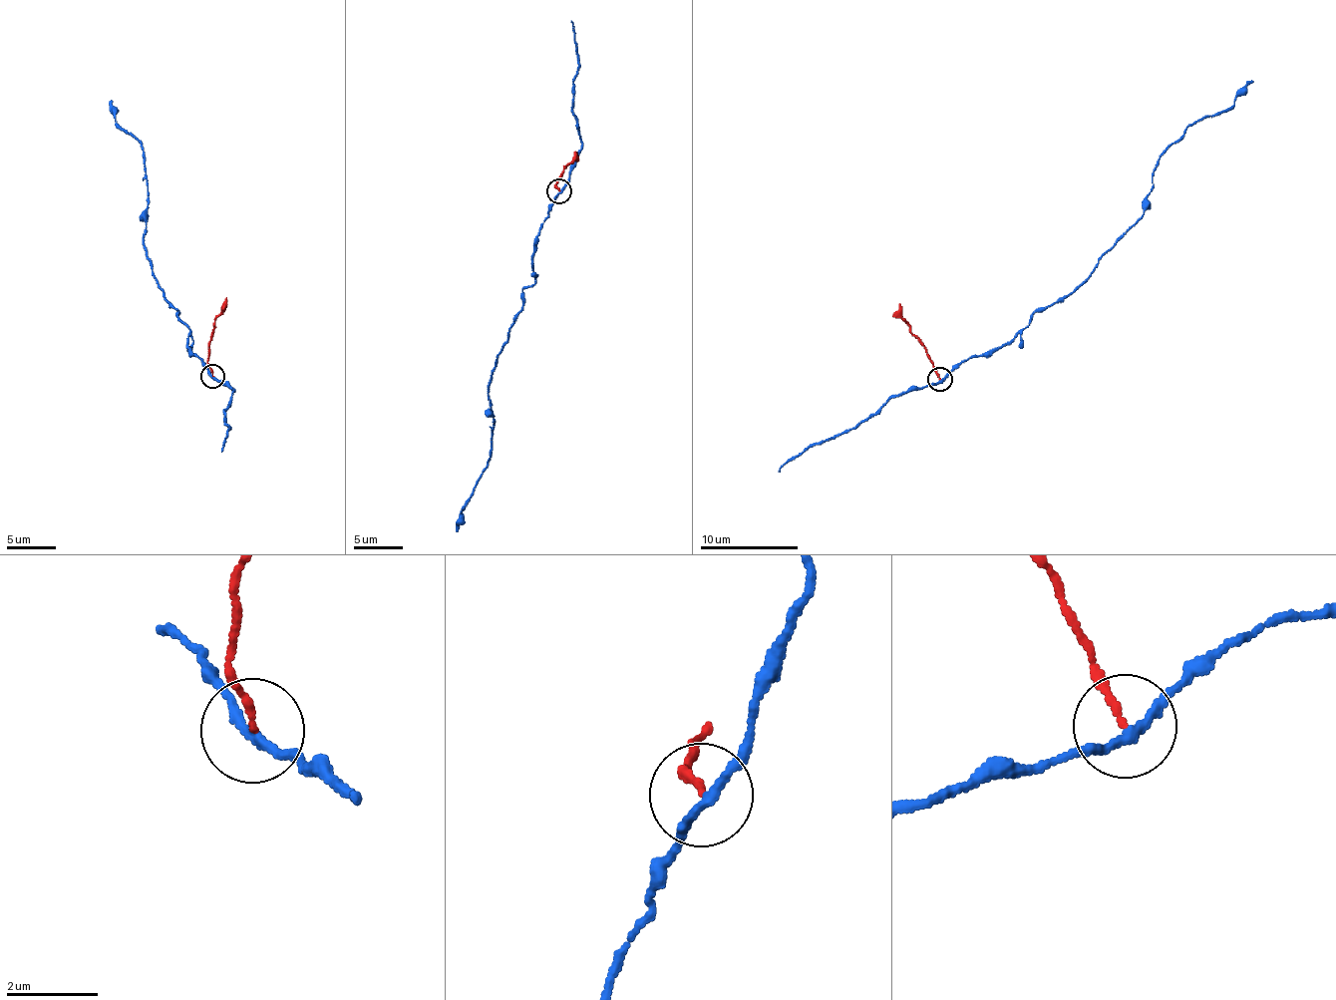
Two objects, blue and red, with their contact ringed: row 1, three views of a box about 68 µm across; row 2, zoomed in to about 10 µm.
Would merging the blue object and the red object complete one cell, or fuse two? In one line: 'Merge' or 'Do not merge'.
Do not merge

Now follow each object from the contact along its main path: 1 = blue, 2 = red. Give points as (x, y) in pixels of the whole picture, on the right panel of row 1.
1: (940, 380), (1010, 344), (1090, 274), (1144, 212), (1159, 157), (1253, 81)
2: (940, 380), (933, 361), (901, 315), (898, 303)

